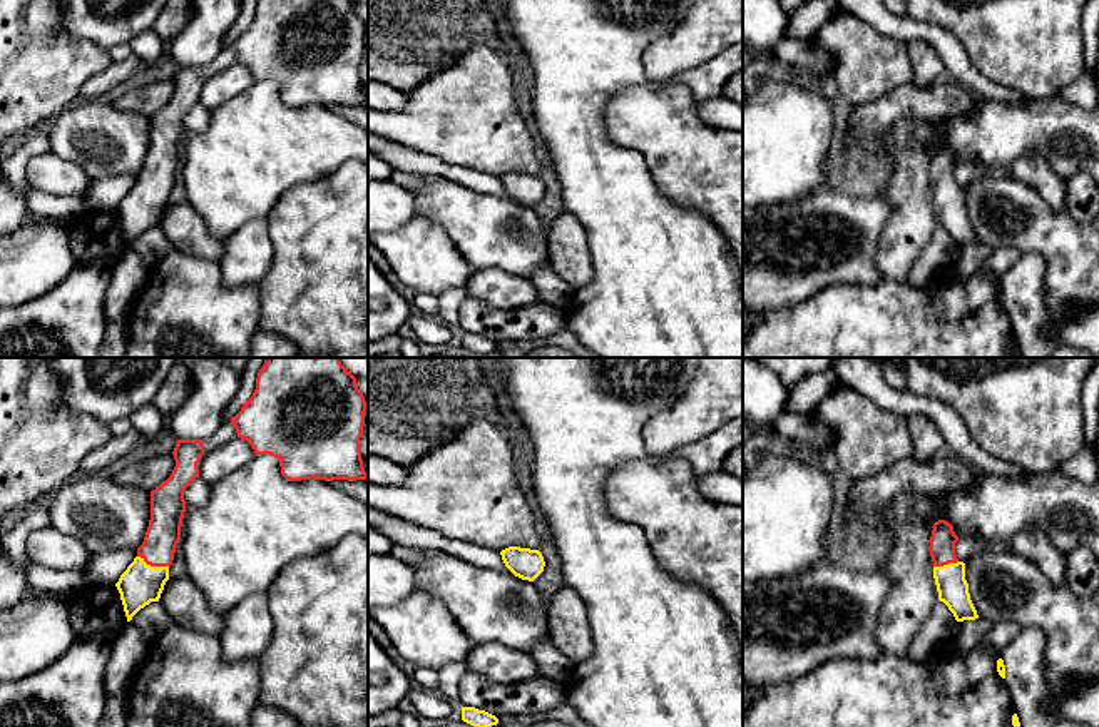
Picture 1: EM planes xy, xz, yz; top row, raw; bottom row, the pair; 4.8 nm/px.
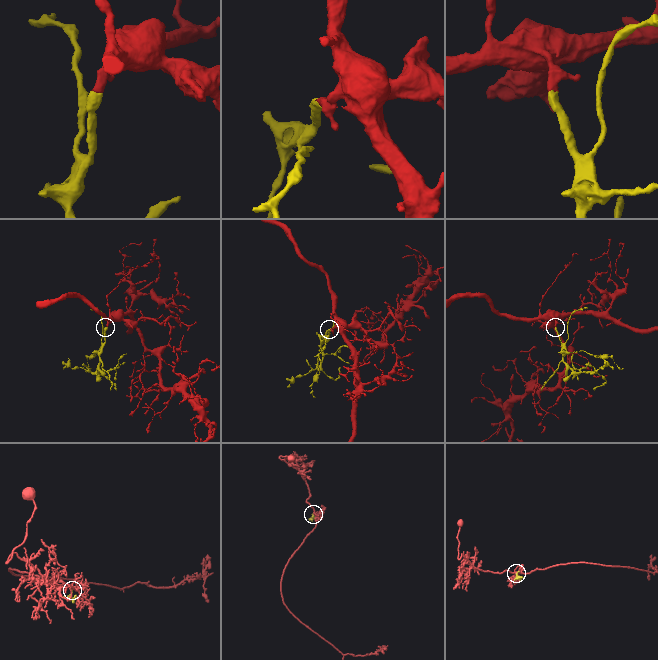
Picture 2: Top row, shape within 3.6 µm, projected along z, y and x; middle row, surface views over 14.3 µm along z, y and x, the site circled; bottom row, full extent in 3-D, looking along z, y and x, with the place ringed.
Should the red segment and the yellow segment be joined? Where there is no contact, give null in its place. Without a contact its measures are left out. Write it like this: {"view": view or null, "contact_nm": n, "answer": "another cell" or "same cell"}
{"view": "xy", "contact_nm": 160, "answer": "same cell"}

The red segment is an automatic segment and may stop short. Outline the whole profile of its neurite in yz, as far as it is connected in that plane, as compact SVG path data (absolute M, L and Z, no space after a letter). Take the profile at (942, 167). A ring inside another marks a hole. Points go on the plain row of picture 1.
M938 145L933 149L928 175L933 187L938 226L948 232L957 247L975 246L979 241L970 226L965 189L955 180L957 167L958 162L948 147Z

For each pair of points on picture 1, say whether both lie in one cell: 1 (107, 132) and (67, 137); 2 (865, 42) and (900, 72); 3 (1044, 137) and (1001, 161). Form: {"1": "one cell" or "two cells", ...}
{"1": "one cell", "2": "one cell", "3": "one cell"}

